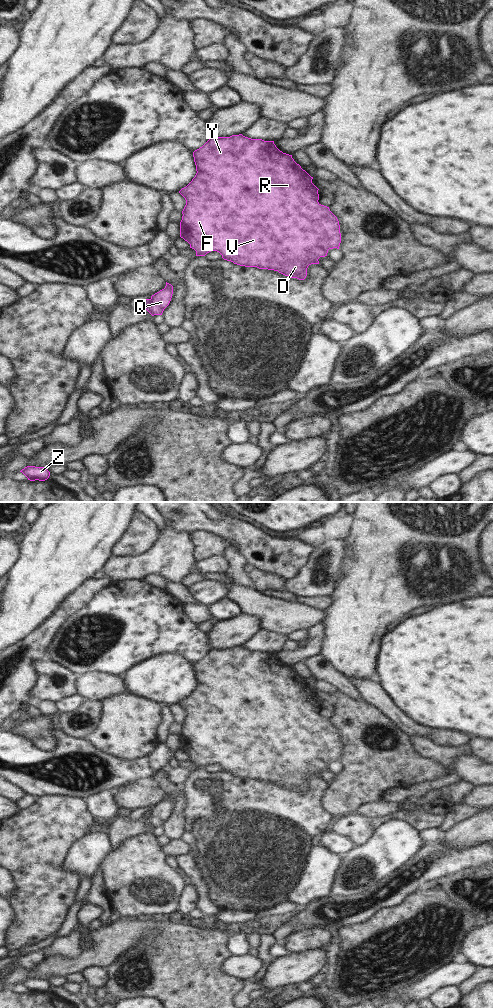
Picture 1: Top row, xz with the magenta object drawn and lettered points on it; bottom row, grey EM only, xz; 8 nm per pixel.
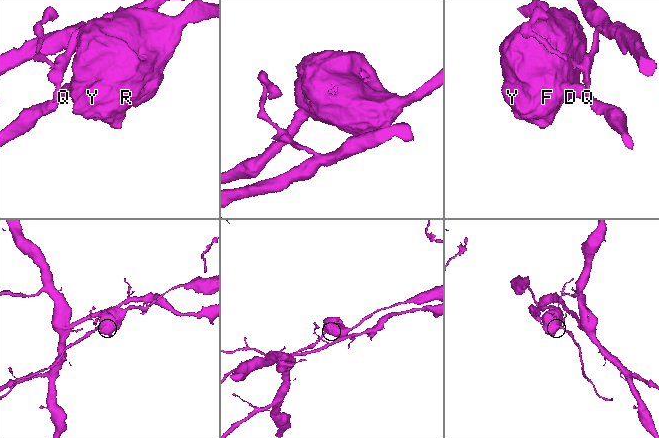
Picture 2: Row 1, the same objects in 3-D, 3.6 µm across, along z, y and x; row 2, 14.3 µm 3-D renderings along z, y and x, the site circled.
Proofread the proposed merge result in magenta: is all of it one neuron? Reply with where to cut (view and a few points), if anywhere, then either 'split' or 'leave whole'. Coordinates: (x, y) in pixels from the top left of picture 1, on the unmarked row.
xz (150, 811), (150, 815), (144, 819) | split

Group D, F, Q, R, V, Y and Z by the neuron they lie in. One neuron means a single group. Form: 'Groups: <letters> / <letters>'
Groups: D F Q R V Y / Z

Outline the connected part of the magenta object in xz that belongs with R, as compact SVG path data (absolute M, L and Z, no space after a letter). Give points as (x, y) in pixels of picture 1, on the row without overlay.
M242 646L232 647L230 649L210 649L202 659L193 664L193 669L197 685L192 693L179 703L186 712L180 734L180 749L190 756L190 760L196 763L196 768L205 768L211 763L217 763L222 767L224 772L231 773L234 776L274 782L285 788L304 792L307 788L307 780L309 777L319 776L318 771L327 768L329 761L339 761L341 755L339 733L330 723L329 719L321 717L318 714L319 701L312 695L313 689L294 673L292 667L280 663L274 656L274 653L251 651Z

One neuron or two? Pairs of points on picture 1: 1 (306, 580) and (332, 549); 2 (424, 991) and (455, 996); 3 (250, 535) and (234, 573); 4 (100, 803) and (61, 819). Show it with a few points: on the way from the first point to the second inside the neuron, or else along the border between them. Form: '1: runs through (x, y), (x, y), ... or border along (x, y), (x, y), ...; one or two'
1: runs through (312, 570), (314, 558), (322, 552); one
2: border along (455, 985), (442, 986), (428, 997); two
3: border along (226, 544), (231, 544), (243, 556), (246, 562); two
4: border along (83, 799), (87, 809), (95, 818); two

